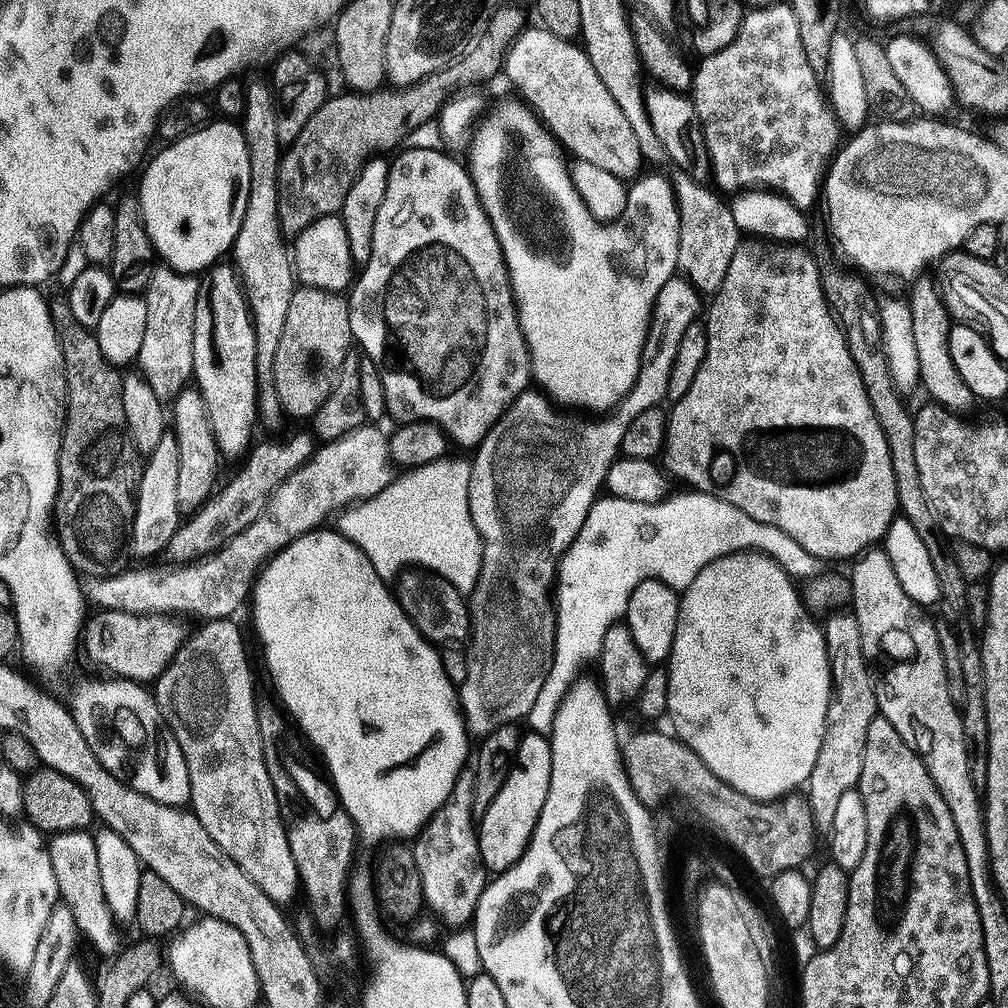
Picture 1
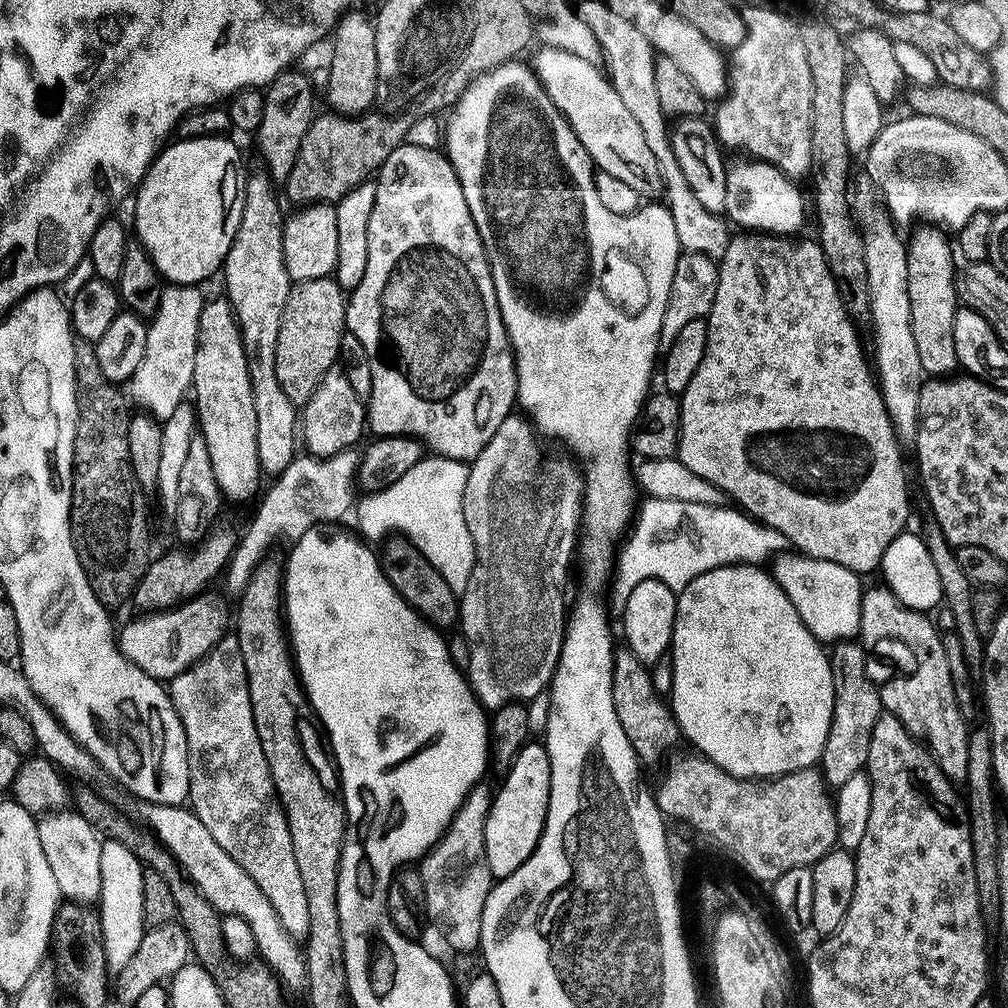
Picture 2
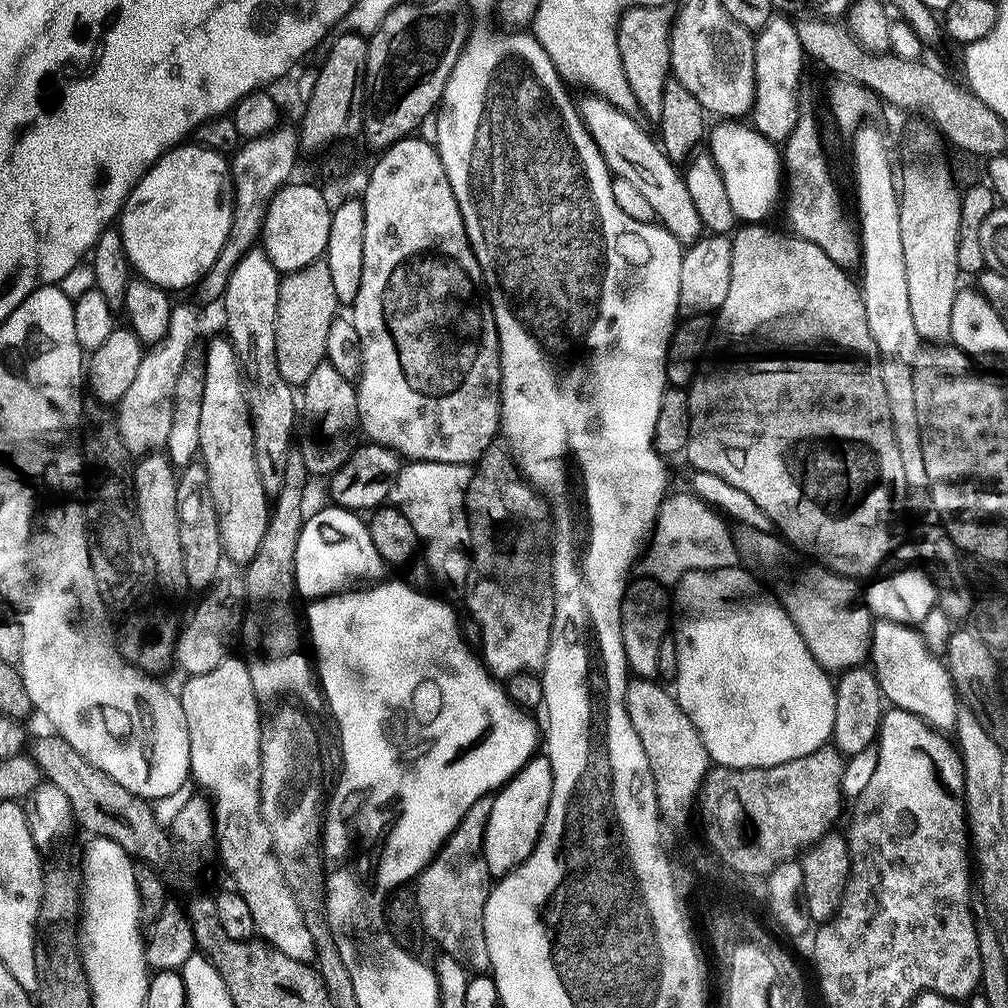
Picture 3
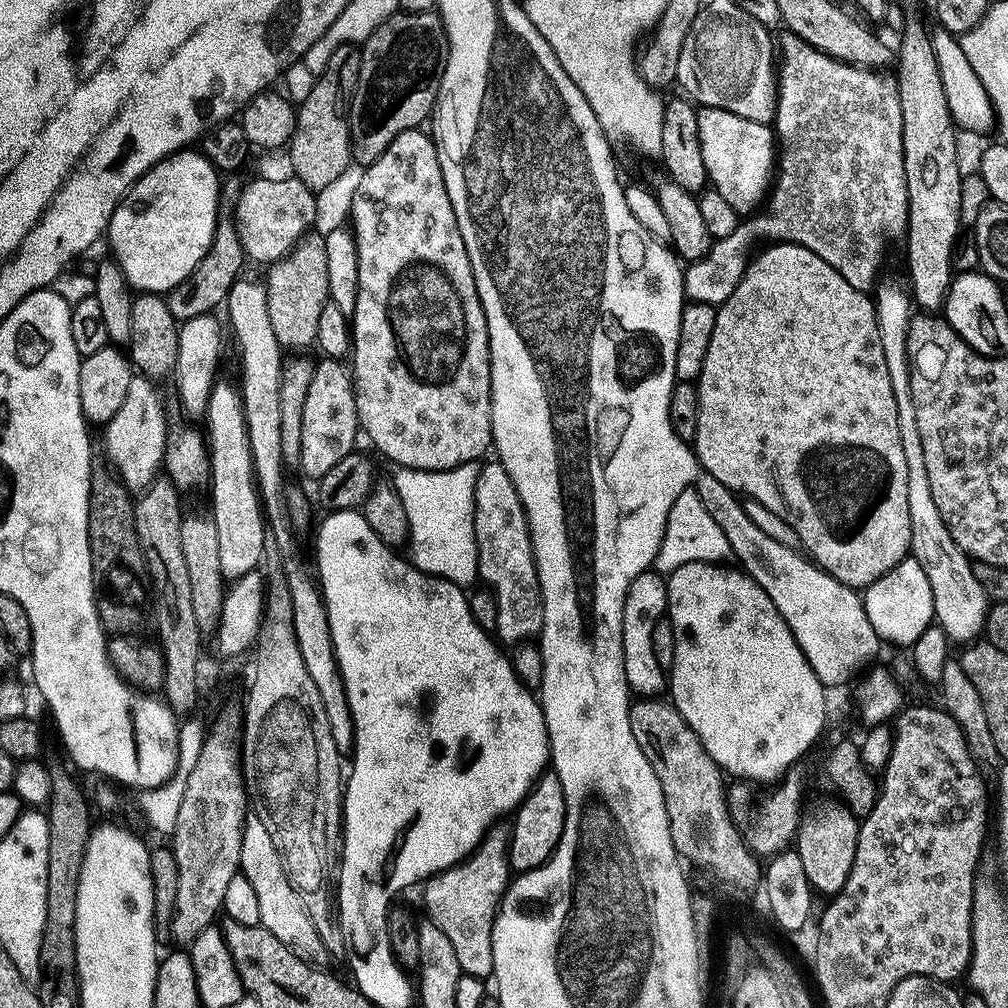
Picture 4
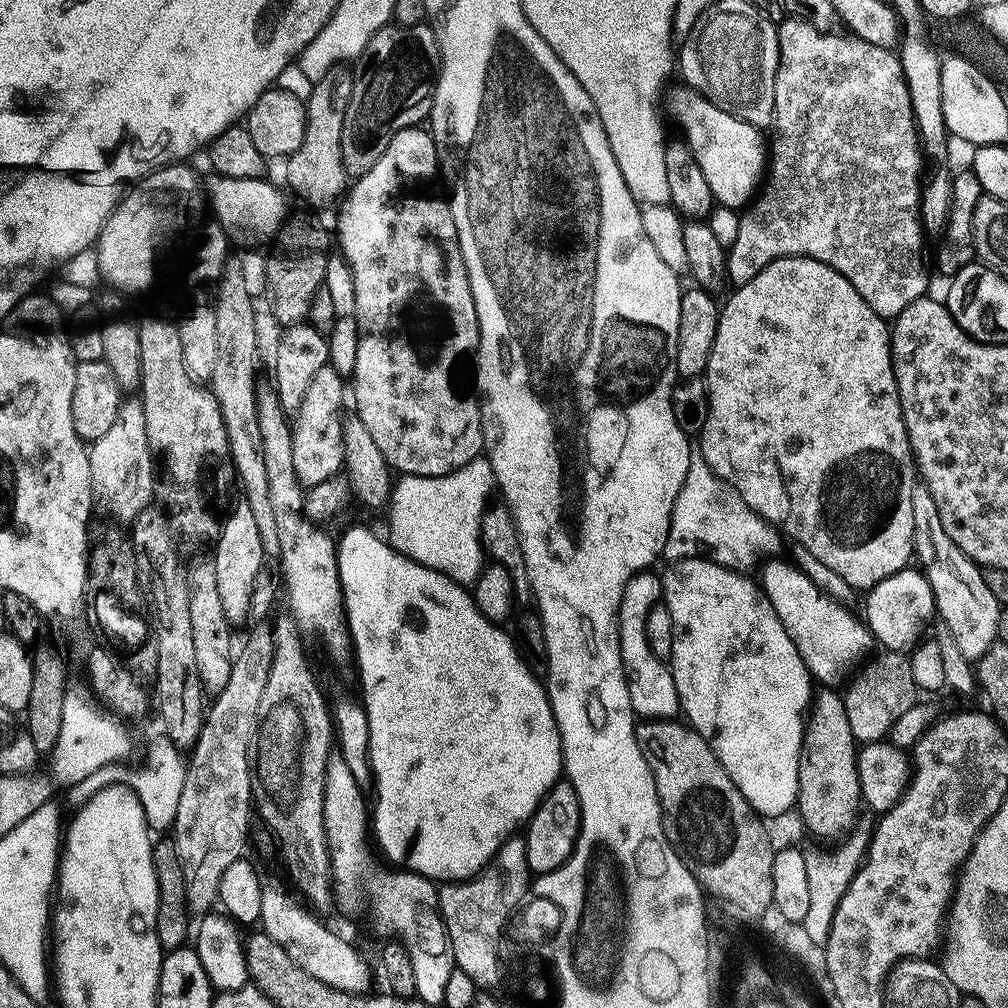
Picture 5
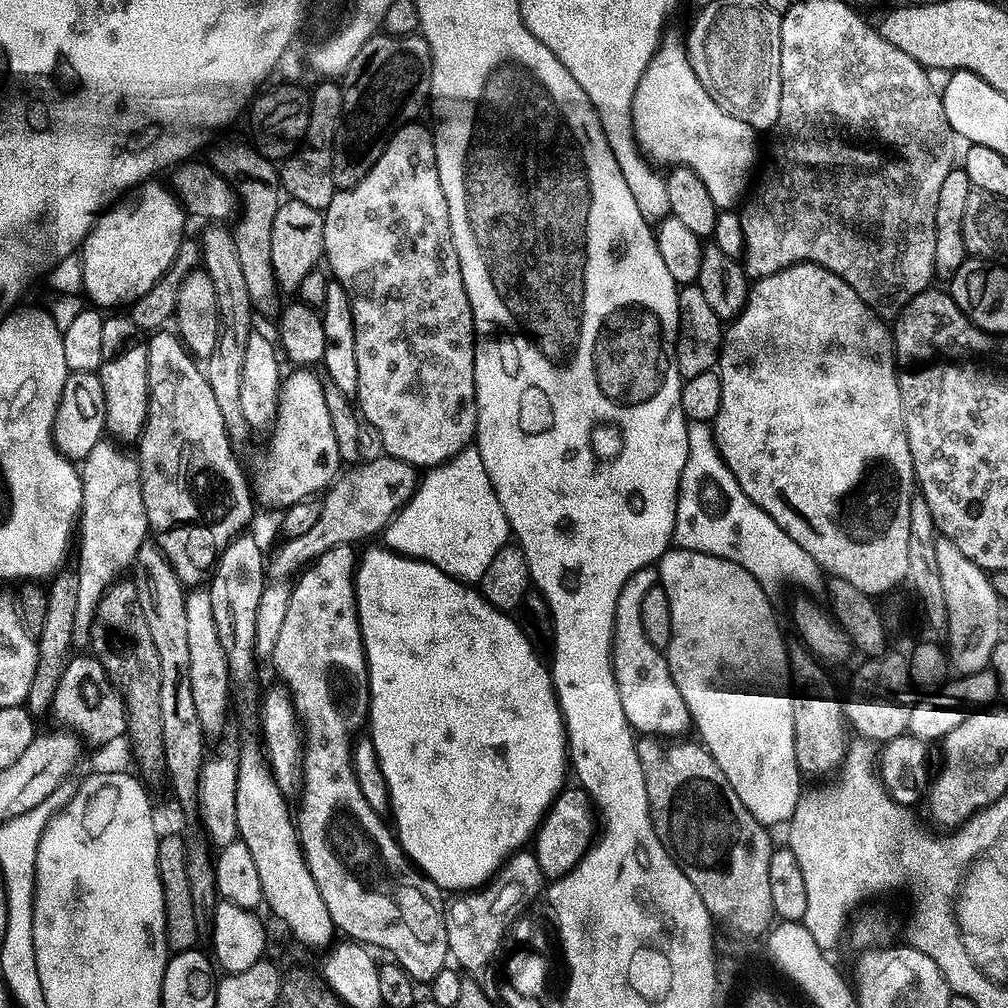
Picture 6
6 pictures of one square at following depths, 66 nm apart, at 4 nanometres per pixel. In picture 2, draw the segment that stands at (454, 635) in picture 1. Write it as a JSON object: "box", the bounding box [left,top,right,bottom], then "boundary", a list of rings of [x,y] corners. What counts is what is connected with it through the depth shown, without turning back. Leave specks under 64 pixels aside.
{"box":[382,538,461,630],"boundary":[[[407,538],[392,539],[383,545],[385,548],[384,552],[382,551],[382,563],[384,575],[392,583],[394,590],[398,590],[400,597],[416,612],[419,612],[429,624],[441,630],[452,627],[455,629],[461,623],[461,597],[450,586],[450,582],[446,582],[446,578],[441,572],[416,549],[411,540]]]}

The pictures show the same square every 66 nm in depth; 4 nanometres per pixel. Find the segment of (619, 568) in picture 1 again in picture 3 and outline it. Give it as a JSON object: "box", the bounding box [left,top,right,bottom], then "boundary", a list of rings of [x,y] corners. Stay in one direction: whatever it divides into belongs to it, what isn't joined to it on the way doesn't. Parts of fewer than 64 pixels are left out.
{"box":[643,495,739,586],"boundary":[[[669,495],[660,508],[660,516],[656,520],[656,531],[652,533],[650,547],[643,561],[644,568],[649,572],[653,581],[664,586],[675,586],[680,583],[688,572],[693,570],[711,570],[714,568],[733,568],[739,563],[739,552],[736,551],[733,533],[729,532],[726,523],[713,509],[701,502],[696,496]]]}

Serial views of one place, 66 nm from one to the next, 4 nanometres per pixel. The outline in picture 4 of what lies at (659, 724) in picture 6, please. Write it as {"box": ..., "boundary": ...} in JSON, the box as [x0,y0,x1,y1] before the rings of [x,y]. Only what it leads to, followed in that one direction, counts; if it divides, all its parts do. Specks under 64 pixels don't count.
{"box":[624,570,668,698],"boundary":[[[649,570],[634,581],[628,591],[624,603],[624,661],[626,662],[626,678],[629,689],[633,693],[641,692],[641,697],[656,698],[659,692],[666,688],[665,665],[654,654],[654,632],[657,624],[665,619],[668,611],[668,582],[663,575]]]}

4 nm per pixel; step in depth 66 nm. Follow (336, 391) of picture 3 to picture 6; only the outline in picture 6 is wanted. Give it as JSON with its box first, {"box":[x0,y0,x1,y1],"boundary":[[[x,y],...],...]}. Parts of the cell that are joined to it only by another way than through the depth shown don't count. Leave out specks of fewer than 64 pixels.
{"box":[254,370,342,510],"boundary":[[[296,370],[293,376],[283,381],[280,390],[280,411],[272,436],[272,457],[264,469],[254,476],[254,492],[259,503],[268,508],[287,510],[304,501],[311,501],[327,493],[342,475],[342,461],[338,454],[338,438],[334,436],[334,422],[330,420],[330,406],[326,404],[325,381],[319,380],[312,370]]]}

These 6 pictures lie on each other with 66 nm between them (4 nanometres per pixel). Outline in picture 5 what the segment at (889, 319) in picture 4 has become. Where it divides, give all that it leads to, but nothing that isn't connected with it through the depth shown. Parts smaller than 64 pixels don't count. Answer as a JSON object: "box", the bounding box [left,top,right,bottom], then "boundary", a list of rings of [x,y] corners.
{"box":[914,486,1002,662],"boundary":[[[917,486],[914,490],[914,534],[915,555],[918,557],[919,567],[933,588],[939,619],[950,626],[966,660],[979,662],[998,640],[1002,605],[998,598],[994,598],[994,594],[990,594],[990,586],[986,586],[980,565],[962,550],[958,550],[958,546],[954,546],[954,538],[946,534],[946,526],[942,526],[934,496],[923,486]]]}

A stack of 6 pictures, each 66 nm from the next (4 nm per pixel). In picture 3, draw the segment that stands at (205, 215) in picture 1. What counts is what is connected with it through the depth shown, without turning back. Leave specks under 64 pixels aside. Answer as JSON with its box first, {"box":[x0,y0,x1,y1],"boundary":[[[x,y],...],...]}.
{"box":[118,147,234,293],"boundary":[[[188,147],[165,152],[156,167],[150,169],[128,195],[124,211],[118,217],[118,231],[135,275],[173,293],[192,288],[196,283],[199,285],[211,271],[230,238],[234,209],[229,161],[221,153],[208,148]]]}

